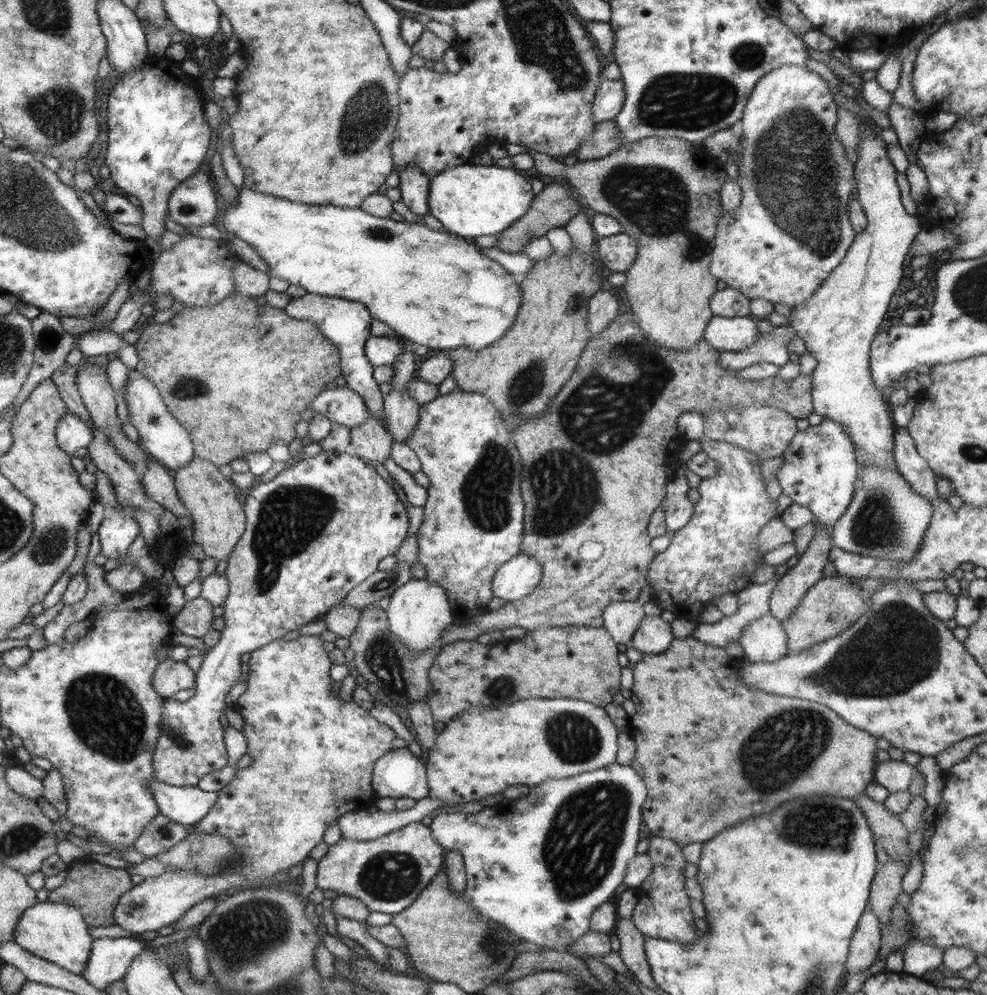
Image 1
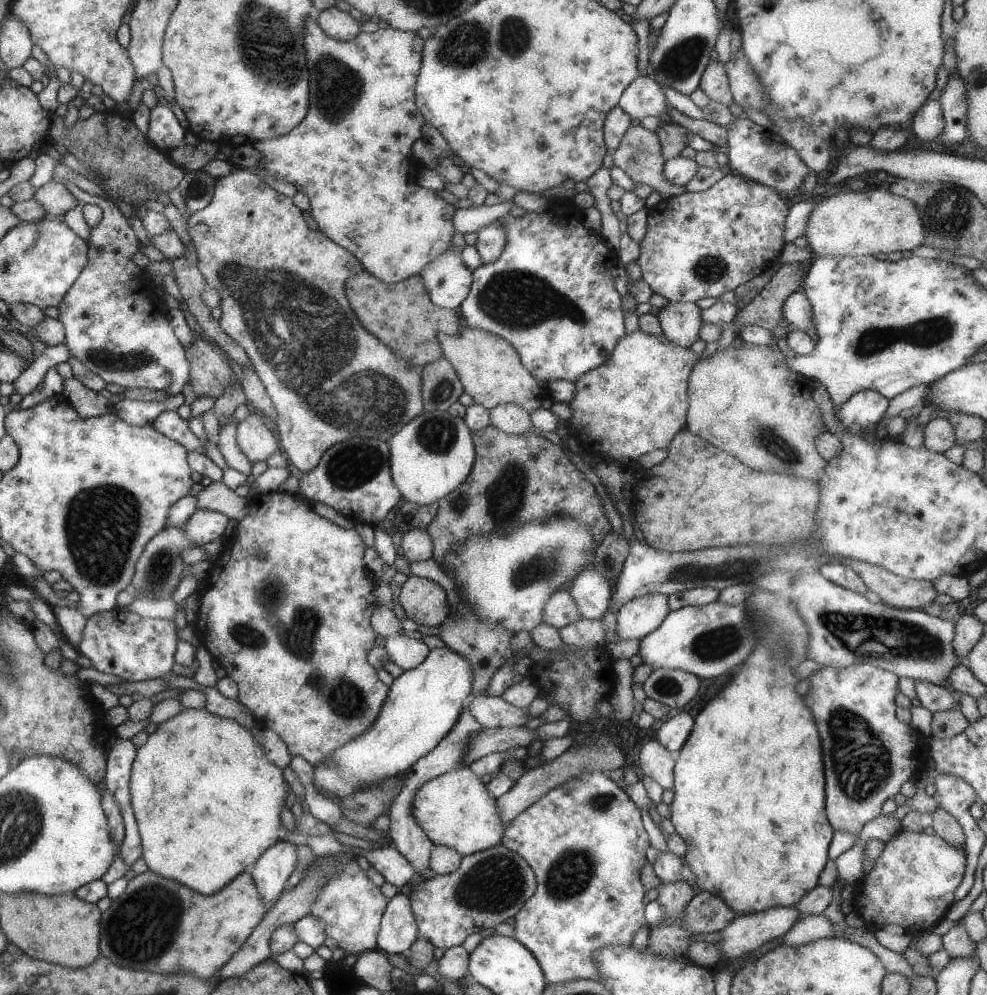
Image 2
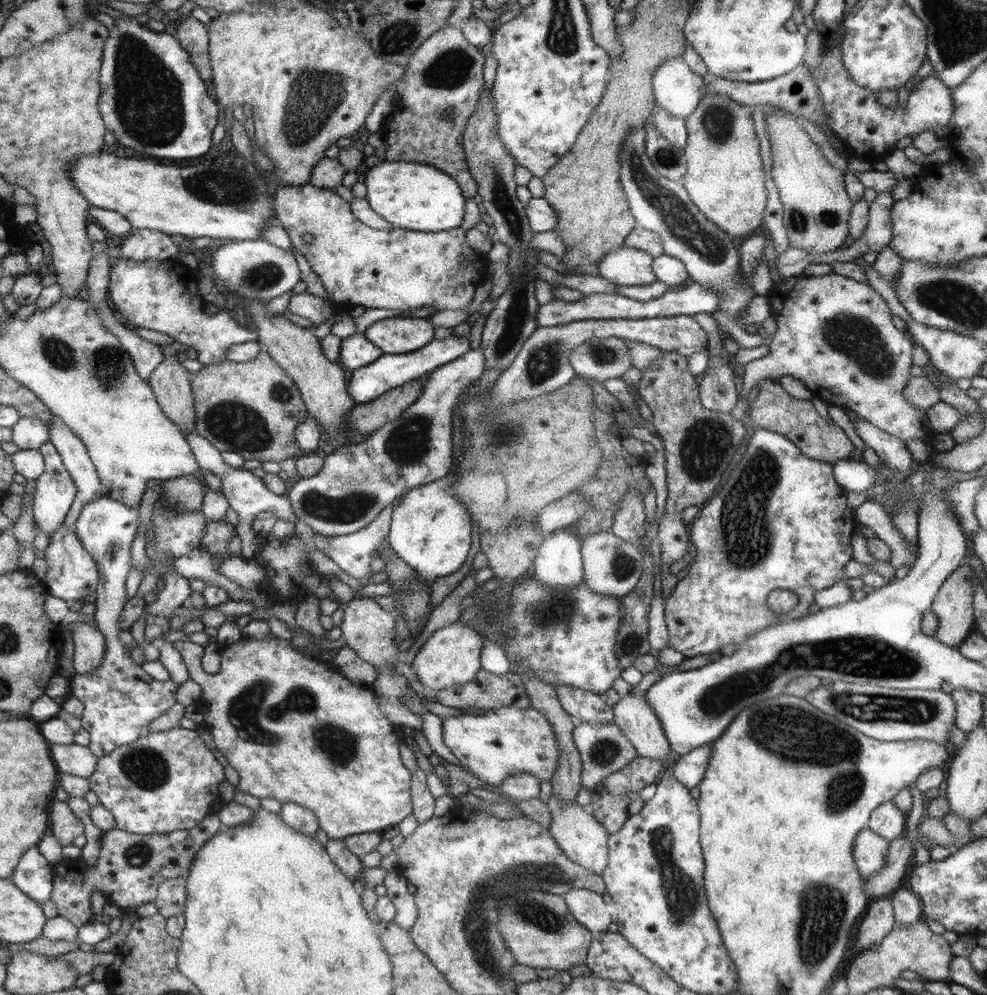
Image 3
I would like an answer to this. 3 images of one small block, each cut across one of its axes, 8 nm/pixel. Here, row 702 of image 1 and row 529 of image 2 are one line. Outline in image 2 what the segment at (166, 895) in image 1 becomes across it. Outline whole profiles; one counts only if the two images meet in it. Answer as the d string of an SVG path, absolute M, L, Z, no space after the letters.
M269 492L269 494L257 494L253 498L247 500L247 514L237 522L235 526L235 536L231 540L227 540L225 544L219 546L217 556L211 560L211 568L207 574L207 592L199 596L199 612L197 612L197 628L203 628L203 650L207 650L213 658L219 660L219 664L223 666L225 674L237 684L239 688L239 696L237 702L247 706L249 712L253 714L255 722L259 722L259 728L265 730L273 730L285 744L287 750L293 756L303 756L313 768L325 764L331 754L335 750L339 750L341 746L345 746L347 742L363 736L367 732L367 728L373 726L373 722L377 720L385 700L387 700L387 686L383 682L379 682L377 672L365 662L365 654L369 650L373 650L373 640L375 640L375 632L369 626L369 616L373 614L375 606L375 596L373 596L373 584L371 578L367 576L367 568L363 564L363 556L365 556L365 546L361 536L355 532L353 528L339 528L331 522L327 522L325 518L317 516L301 498L297 496L289 496L289 494L279 494L279 492Z

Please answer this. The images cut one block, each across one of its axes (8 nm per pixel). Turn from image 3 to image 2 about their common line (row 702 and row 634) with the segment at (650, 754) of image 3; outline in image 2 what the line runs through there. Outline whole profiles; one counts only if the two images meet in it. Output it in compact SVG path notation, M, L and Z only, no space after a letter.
M649 594L641 598L633 598L617 612L615 632L619 642L641 640L649 632L653 632L663 618L669 614L669 596Z

